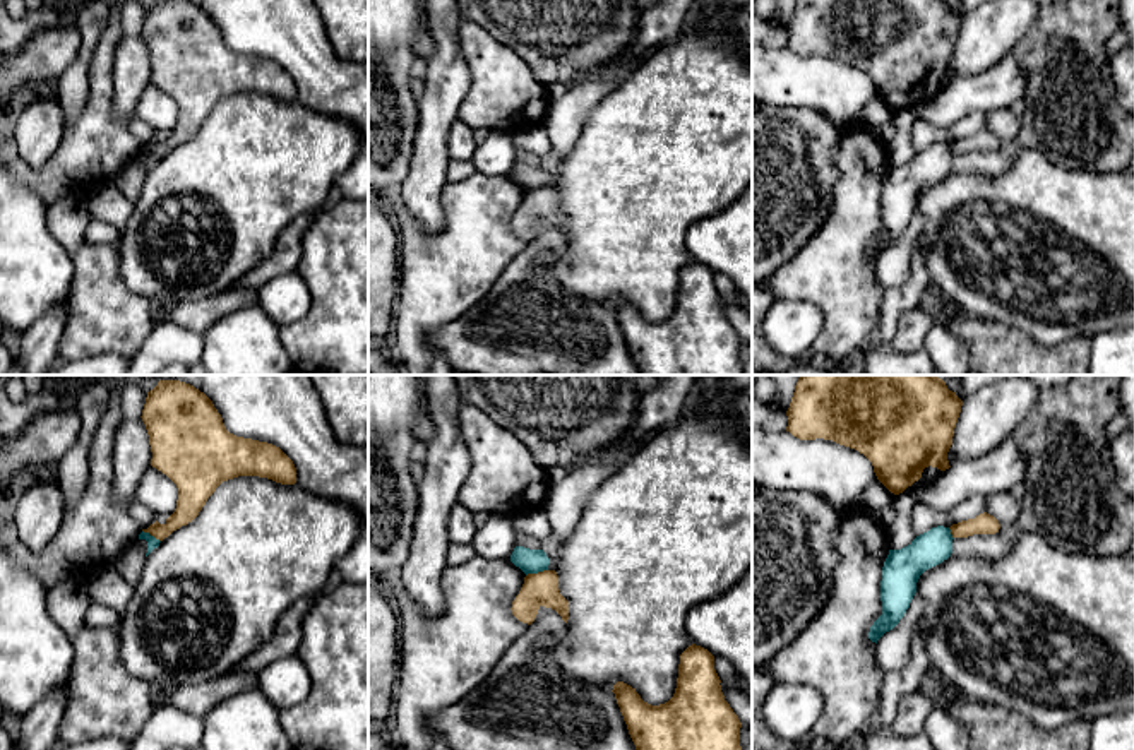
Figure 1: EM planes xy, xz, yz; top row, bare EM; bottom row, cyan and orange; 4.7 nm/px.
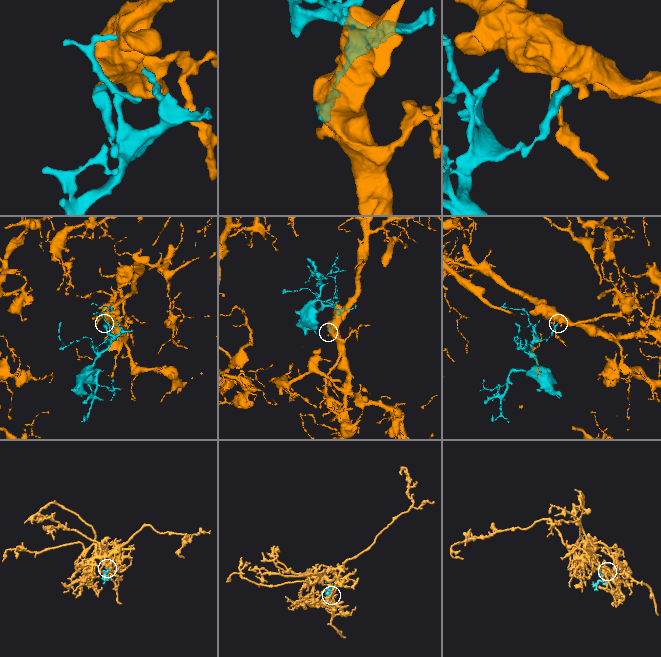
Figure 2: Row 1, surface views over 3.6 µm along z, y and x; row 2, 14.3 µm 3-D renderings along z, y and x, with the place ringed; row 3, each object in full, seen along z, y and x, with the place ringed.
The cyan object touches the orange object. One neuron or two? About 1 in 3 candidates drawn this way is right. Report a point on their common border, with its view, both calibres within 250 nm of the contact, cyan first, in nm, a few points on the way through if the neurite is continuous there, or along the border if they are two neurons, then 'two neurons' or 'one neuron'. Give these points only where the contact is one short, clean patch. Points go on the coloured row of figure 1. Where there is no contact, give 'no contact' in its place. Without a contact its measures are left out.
contact xz (537, 572); calibres 110 and 160 nm; border xz (547, 569), (526, 576); two neurons

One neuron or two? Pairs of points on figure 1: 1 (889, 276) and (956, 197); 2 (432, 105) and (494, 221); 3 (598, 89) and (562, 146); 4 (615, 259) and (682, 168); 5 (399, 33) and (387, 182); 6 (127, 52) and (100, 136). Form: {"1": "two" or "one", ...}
{"1": "two", "2": "two", "3": "one", "4": "one", "5": "one", "6": "two"}

